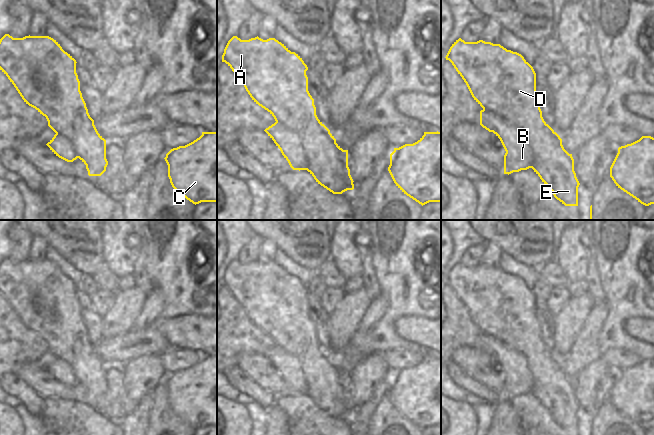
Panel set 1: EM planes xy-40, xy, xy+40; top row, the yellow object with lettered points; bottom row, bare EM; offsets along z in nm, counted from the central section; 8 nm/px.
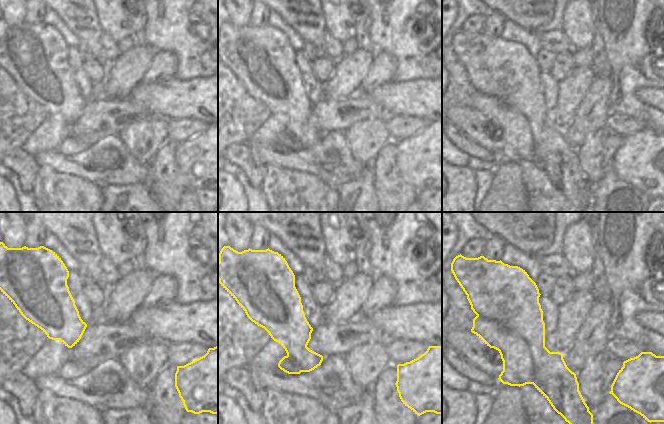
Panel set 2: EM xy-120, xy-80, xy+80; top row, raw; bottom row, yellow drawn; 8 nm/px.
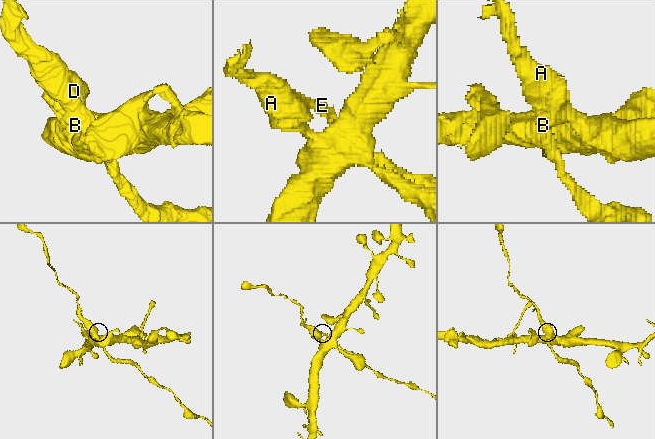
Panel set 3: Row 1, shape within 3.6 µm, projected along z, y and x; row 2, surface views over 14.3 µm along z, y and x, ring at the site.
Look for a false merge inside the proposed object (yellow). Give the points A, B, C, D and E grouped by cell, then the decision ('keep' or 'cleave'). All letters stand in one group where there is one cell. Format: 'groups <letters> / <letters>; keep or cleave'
groups A D E / B C; cleave

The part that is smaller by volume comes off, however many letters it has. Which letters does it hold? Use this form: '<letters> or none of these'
A, D, E

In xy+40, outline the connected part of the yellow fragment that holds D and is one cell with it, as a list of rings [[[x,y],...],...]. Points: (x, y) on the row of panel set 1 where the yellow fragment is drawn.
[[[461,38],[450,47],[449,60],[466,83],[474,100],[503,120],[526,133],[532,151],[532,169],[565,206],[578,206],[580,185],[574,171],[574,159],[562,145],[560,136],[544,121],[536,93],[536,73],[524,57],[500,44],[479,40],[465,42]]]

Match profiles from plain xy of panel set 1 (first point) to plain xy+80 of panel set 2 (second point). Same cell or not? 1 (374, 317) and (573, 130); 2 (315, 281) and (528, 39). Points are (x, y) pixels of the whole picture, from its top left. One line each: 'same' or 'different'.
1: same
2: different

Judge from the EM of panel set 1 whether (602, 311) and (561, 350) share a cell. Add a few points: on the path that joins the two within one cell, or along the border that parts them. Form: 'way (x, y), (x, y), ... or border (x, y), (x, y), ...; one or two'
border (588, 313), (571, 350), (566, 355); two

